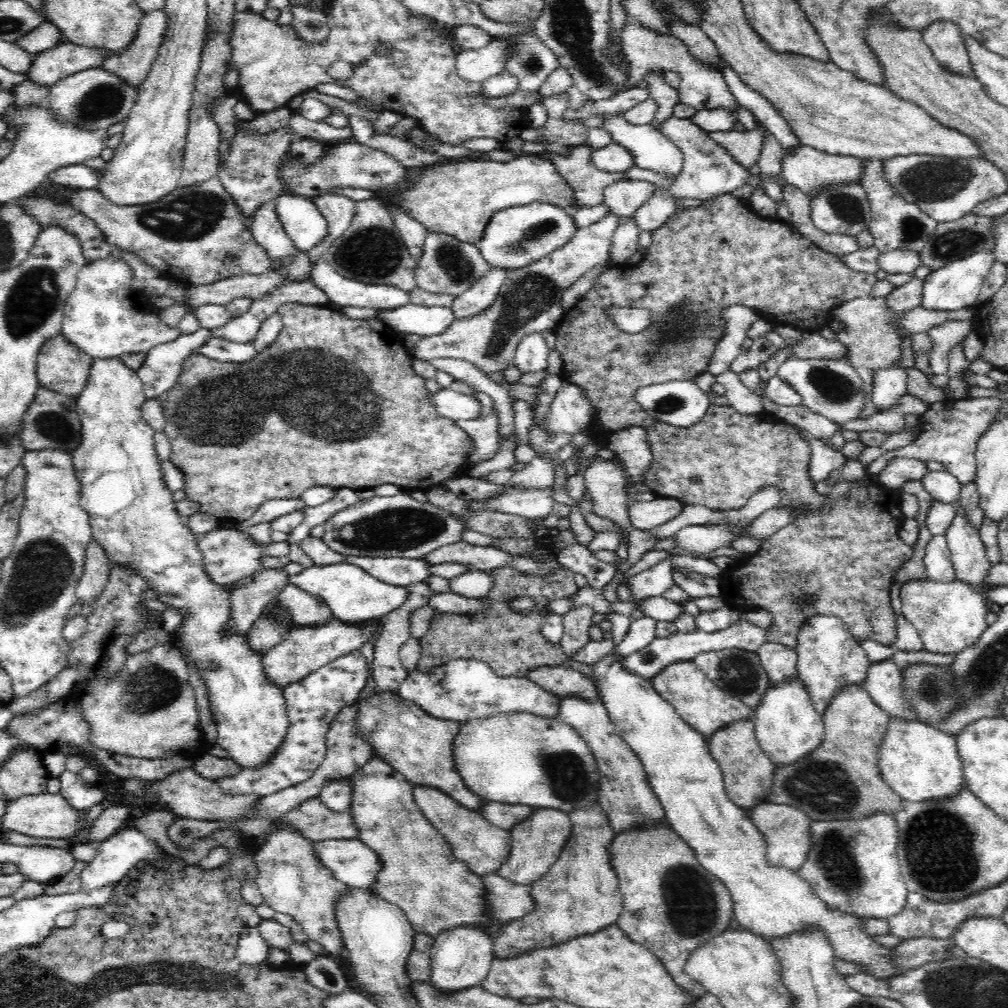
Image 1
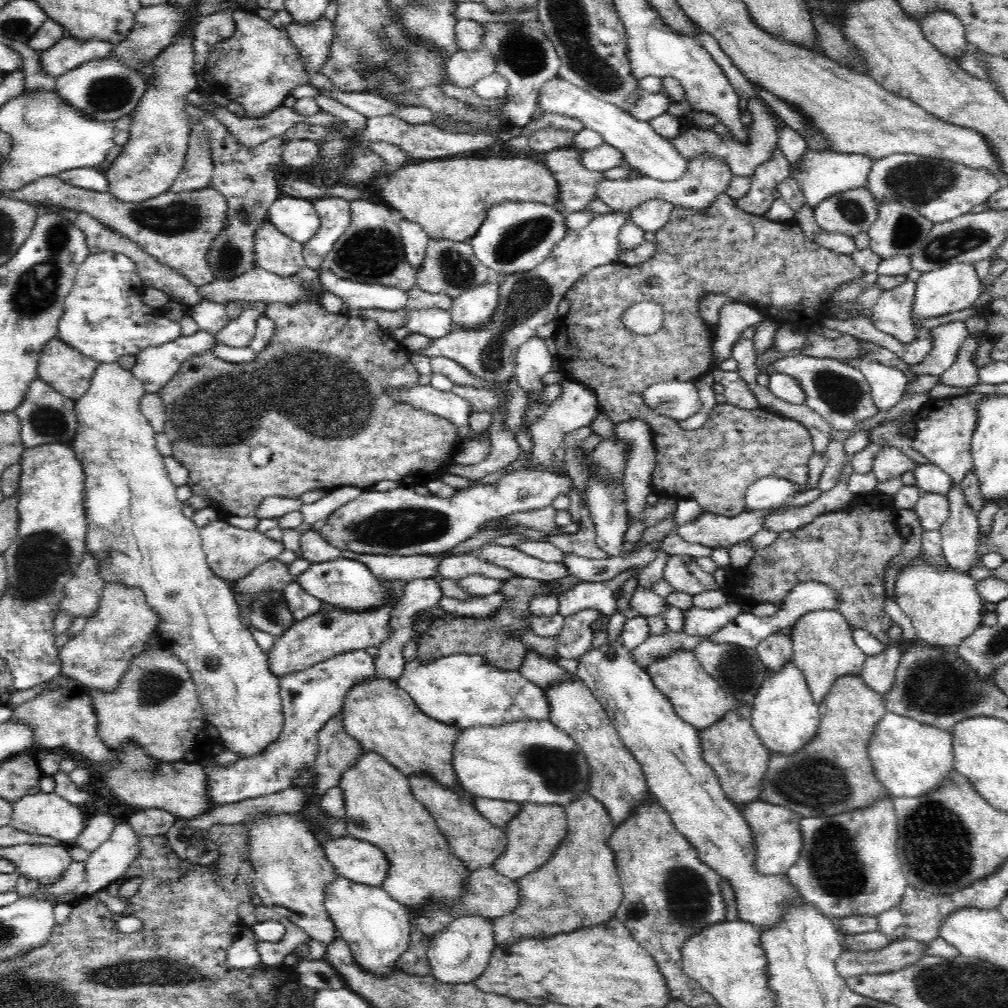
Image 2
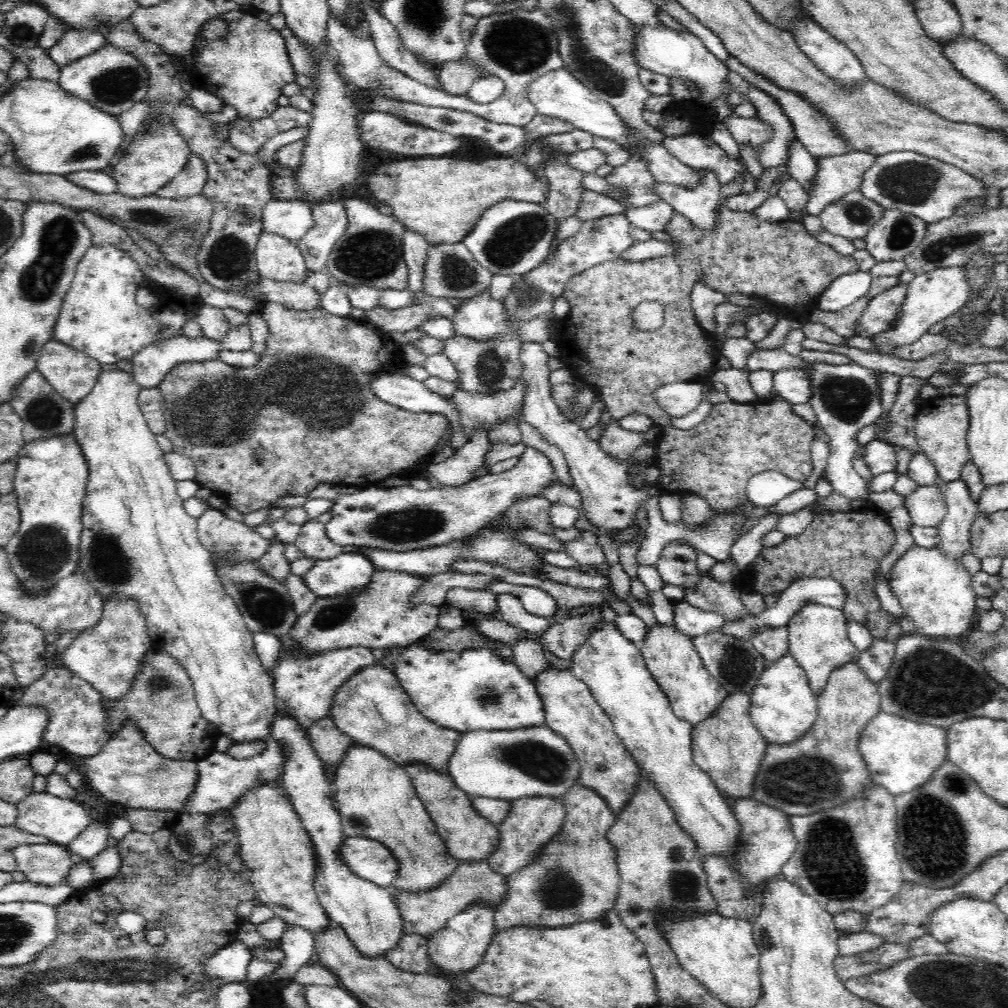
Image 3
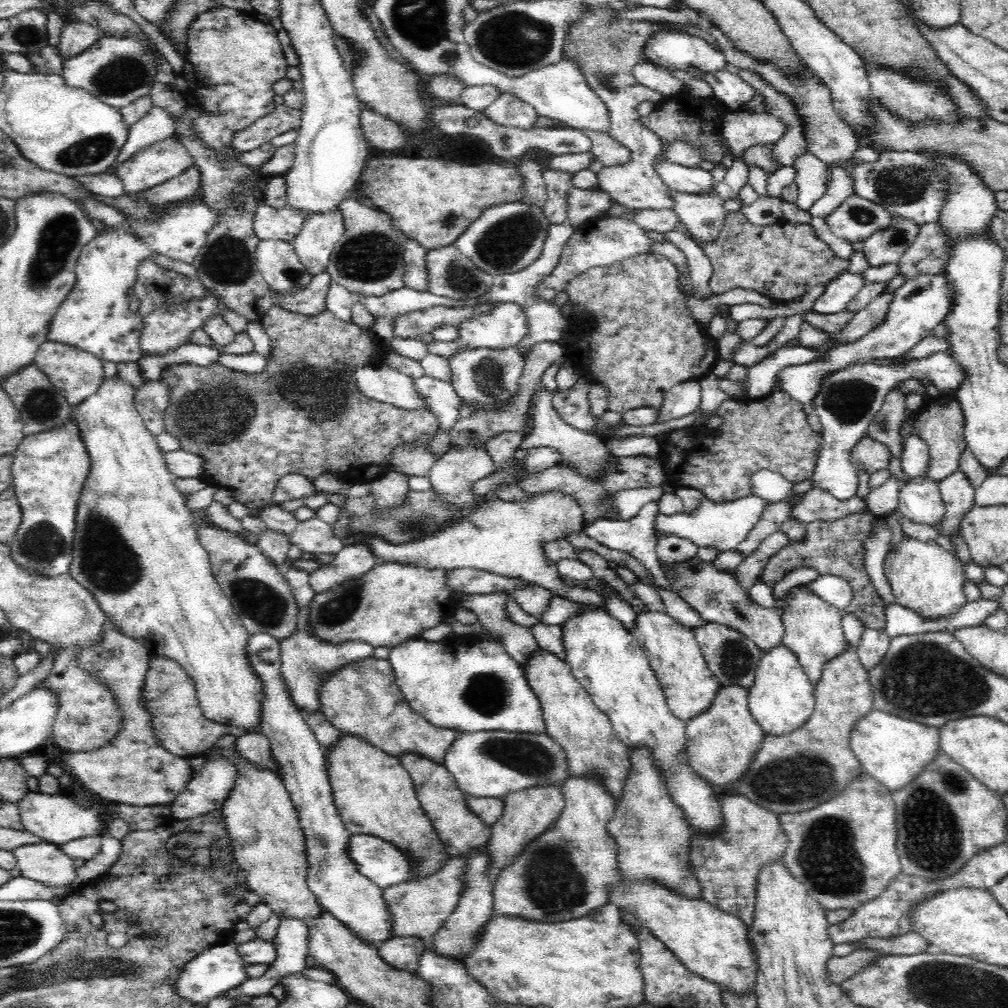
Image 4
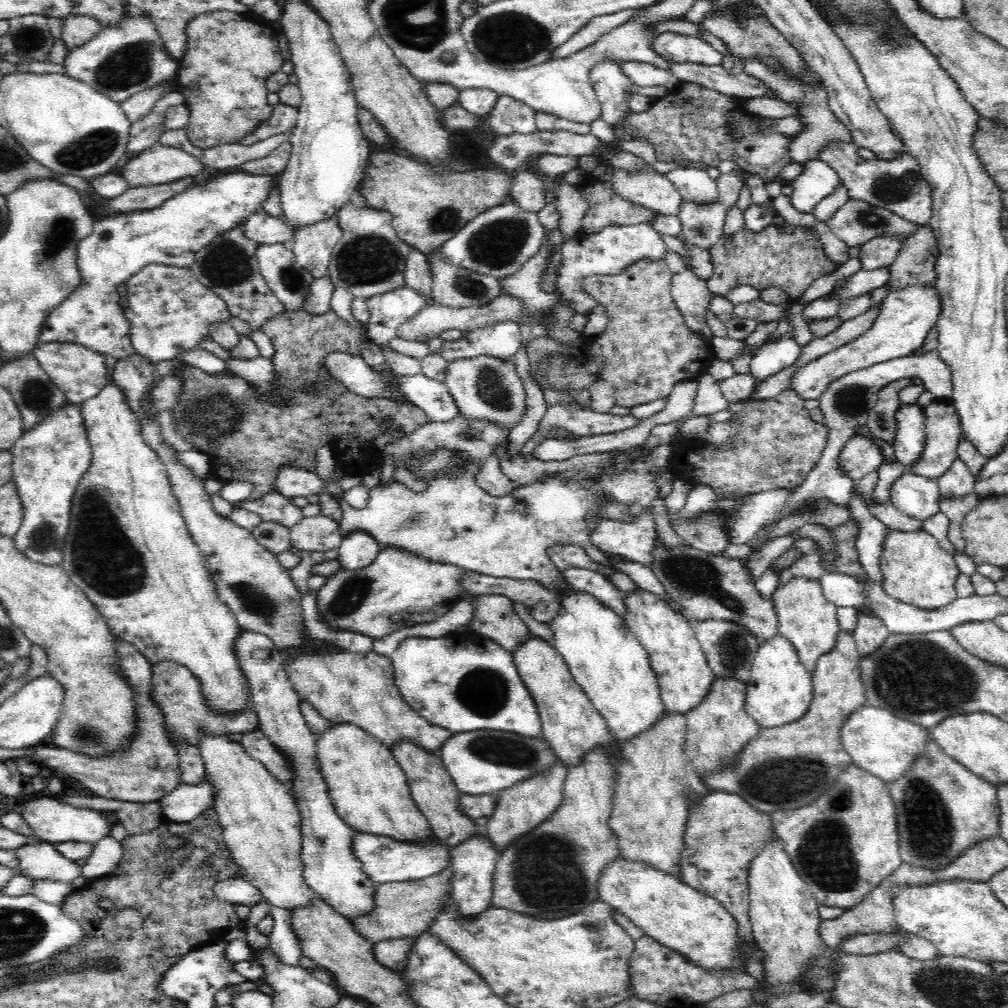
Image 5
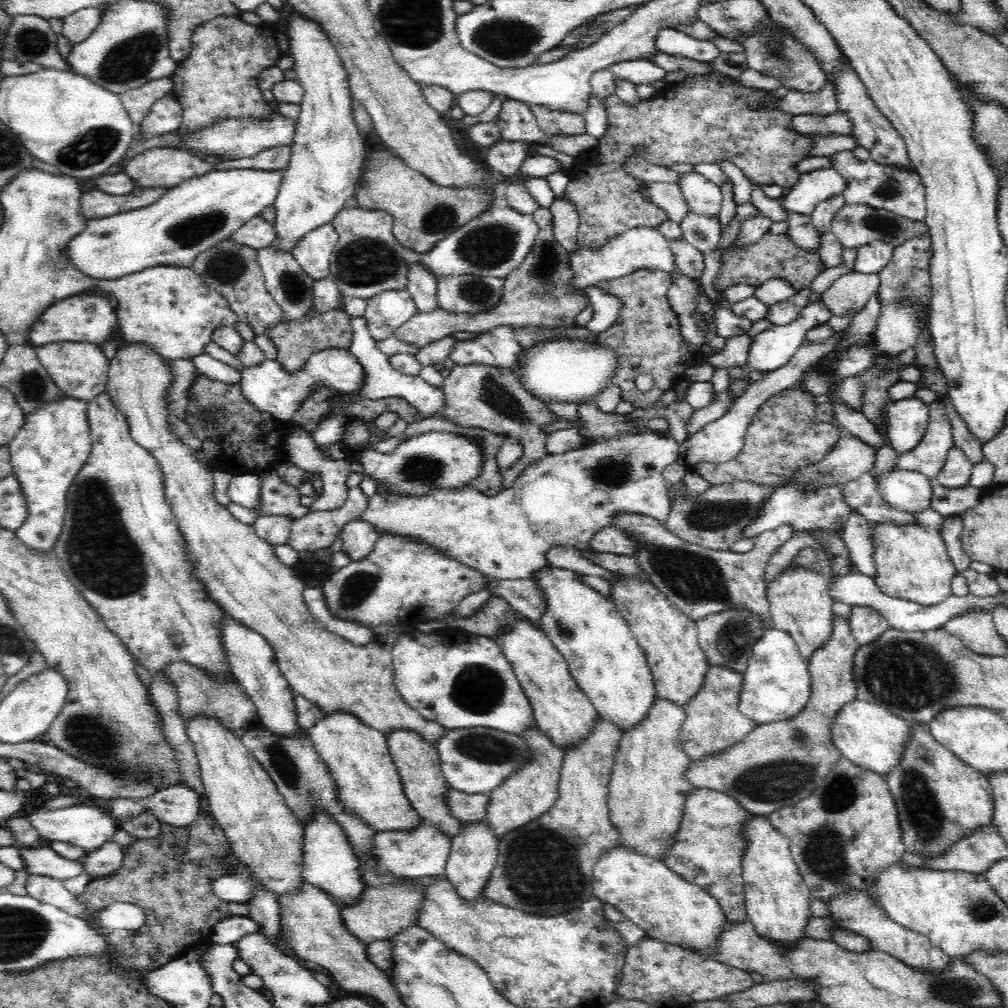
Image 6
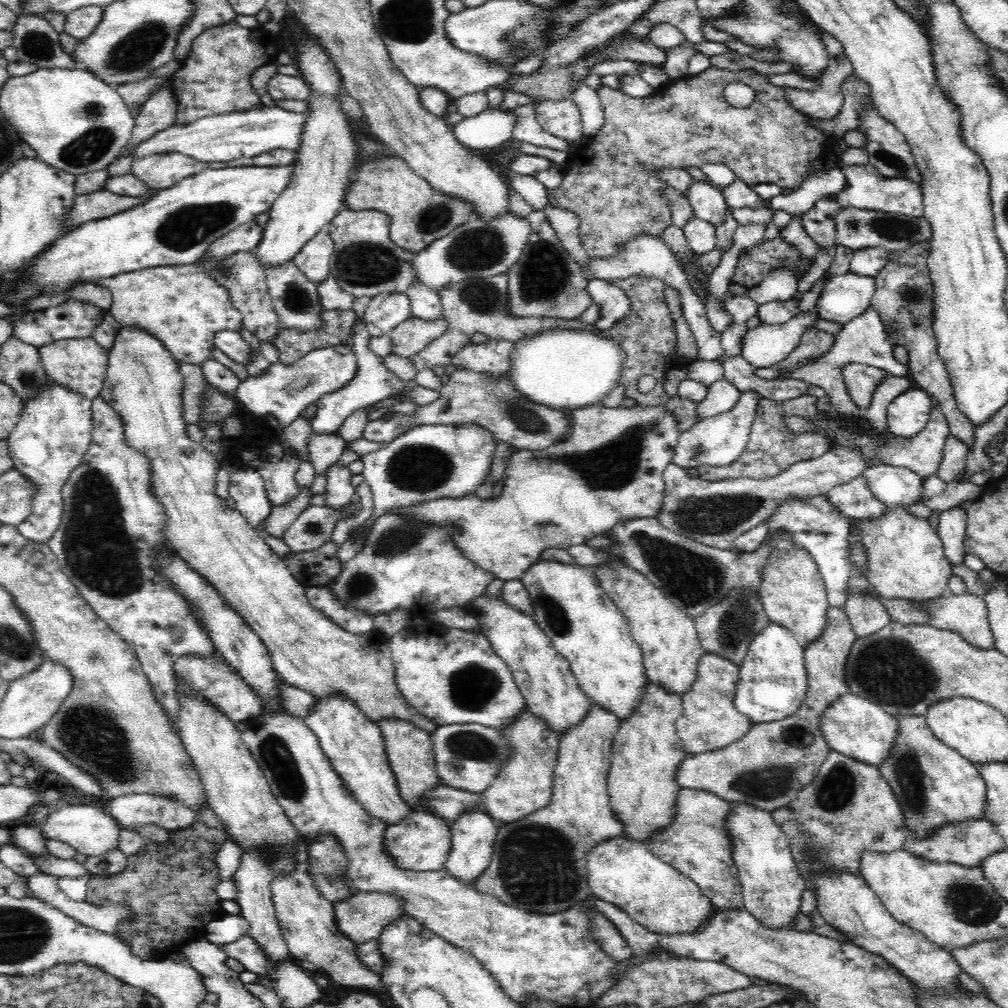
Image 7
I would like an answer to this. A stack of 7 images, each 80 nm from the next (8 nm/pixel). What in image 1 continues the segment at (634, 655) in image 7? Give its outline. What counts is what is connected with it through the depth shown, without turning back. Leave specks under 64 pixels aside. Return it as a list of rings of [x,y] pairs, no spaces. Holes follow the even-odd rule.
[[[614,648],[600,660],[588,664],[590,673],[586,677],[596,685],[598,700],[606,707],[616,733],[632,747],[642,761],[648,783],[664,807],[668,824],[694,849],[699,863],[718,877],[731,892],[733,914],[739,924],[767,941],[774,936],[786,936],[792,930],[802,930],[806,924],[813,924],[827,934],[838,958],[857,962],[878,979],[892,979],[900,971],[904,971],[894,969],[888,949],[874,943],[872,937],[862,931],[861,917],[828,909],[826,903],[812,893],[808,883],[798,877],[794,869],[774,867],[766,863],[766,841],[748,814],[727,795],[720,766],[708,754],[705,735],[680,718],[672,704],[658,694],[651,679],[628,670],[623,665],[623,660],[624,656],[618,652],[618,648]]]

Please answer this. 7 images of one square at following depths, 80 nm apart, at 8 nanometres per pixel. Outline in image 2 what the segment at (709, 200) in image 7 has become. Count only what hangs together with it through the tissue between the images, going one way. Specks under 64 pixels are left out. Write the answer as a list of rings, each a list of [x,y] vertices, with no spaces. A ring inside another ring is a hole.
[[[559,74],[544,82],[537,97],[537,105],[542,112],[552,112],[575,118],[582,122],[582,128],[600,133],[604,142],[620,150],[625,163],[640,169],[644,177],[653,178],[657,182],[666,182],[681,179],[688,173],[688,162],[681,158],[667,137],[659,135],[652,129],[648,121],[642,122],[630,113],[617,108],[616,105],[599,100],[586,90],[572,85]]]

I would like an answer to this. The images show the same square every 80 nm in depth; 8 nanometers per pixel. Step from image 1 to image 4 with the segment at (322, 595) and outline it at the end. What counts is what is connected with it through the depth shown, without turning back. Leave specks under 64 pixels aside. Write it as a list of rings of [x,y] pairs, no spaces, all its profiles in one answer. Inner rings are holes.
[[[357,541],[338,551],[333,562],[322,565],[318,572],[312,572],[309,576],[310,585],[316,593],[330,590],[348,578],[363,576],[376,562],[379,562],[379,559],[368,544]]]

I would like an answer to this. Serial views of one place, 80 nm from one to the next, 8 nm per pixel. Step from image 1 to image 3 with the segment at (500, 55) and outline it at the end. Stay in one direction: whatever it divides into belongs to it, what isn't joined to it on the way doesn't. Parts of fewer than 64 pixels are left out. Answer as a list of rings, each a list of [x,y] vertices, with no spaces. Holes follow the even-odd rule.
[[[470,59],[446,64],[437,72],[441,90],[449,96],[463,96],[478,79],[480,67]]]

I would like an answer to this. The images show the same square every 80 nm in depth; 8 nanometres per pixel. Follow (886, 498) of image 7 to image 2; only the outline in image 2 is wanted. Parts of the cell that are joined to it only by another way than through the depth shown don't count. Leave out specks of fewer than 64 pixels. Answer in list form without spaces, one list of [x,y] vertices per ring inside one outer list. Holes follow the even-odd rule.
[[[922,492],[912,512],[920,519],[923,530],[940,529],[949,516],[949,501],[939,492]]]

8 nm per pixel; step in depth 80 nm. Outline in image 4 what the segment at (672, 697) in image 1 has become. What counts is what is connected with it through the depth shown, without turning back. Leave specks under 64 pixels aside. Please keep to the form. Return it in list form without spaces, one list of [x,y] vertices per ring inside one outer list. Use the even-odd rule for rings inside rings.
[[[643,604],[643,608],[636,611],[636,622],[630,632],[646,652],[672,714],[686,721],[704,712],[716,696],[721,682],[709,669],[693,629],[678,622],[666,610],[652,610]]]

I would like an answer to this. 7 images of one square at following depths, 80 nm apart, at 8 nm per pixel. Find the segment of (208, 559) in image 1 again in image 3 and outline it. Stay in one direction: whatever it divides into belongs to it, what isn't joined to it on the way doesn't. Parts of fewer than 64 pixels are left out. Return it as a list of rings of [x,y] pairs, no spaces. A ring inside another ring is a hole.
[[[210,507],[197,519],[200,543],[219,556],[230,554],[234,561],[258,561],[269,546],[269,540],[248,527],[244,521],[228,519],[220,509]]]

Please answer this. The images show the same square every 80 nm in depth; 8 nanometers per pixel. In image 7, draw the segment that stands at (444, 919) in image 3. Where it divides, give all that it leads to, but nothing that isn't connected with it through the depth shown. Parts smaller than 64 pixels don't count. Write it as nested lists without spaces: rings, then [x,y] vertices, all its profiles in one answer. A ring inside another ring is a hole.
[[[357,891],[345,901],[334,903],[336,927],[355,943],[372,940],[400,914],[400,897]]]

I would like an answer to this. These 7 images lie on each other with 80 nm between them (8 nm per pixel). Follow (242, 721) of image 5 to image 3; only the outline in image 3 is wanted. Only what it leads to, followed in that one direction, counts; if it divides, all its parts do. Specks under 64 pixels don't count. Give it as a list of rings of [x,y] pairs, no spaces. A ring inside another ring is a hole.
[[[148,651],[129,693],[119,701],[107,700],[105,710],[111,732],[120,730],[124,718],[133,718],[146,740],[162,756],[174,760],[199,761],[214,750],[213,741],[220,734],[217,726],[202,716],[186,669],[166,651]]]

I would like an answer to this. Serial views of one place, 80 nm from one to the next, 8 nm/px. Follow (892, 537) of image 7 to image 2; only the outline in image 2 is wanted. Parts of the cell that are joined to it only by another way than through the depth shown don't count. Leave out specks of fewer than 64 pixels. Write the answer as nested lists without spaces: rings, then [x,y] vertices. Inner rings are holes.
[[[922,550],[914,557],[911,562],[902,566],[897,575],[894,585],[895,600],[912,621],[920,642],[934,647],[955,648],[964,641],[964,638],[971,637],[977,630],[976,628],[982,625],[982,614],[986,610],[984,610],[984,600],[976,588],[977,582],[970,577],[969,573],[958,571],[948,564],[936,565],[936,563],[932,563],[929,556],[926,556]]]

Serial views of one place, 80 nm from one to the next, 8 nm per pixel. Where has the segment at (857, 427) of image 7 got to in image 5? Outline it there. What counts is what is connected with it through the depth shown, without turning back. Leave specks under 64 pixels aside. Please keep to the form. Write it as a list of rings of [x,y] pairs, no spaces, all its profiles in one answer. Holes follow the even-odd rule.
[[[951,398],[934,400],[925,409],[926,440],[916,462],[906,466],[908,473],[937,479],[956,458],[960,438],[960,417]]]

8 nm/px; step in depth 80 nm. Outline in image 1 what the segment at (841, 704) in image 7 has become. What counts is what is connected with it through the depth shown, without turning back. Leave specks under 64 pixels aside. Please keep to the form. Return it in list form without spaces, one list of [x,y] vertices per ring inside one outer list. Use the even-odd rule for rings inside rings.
[[[888,718],[878,746],[878,771],[883,782],[897,795],[912,802],[948,798],[965,784],[956,737],[918,720]]]

